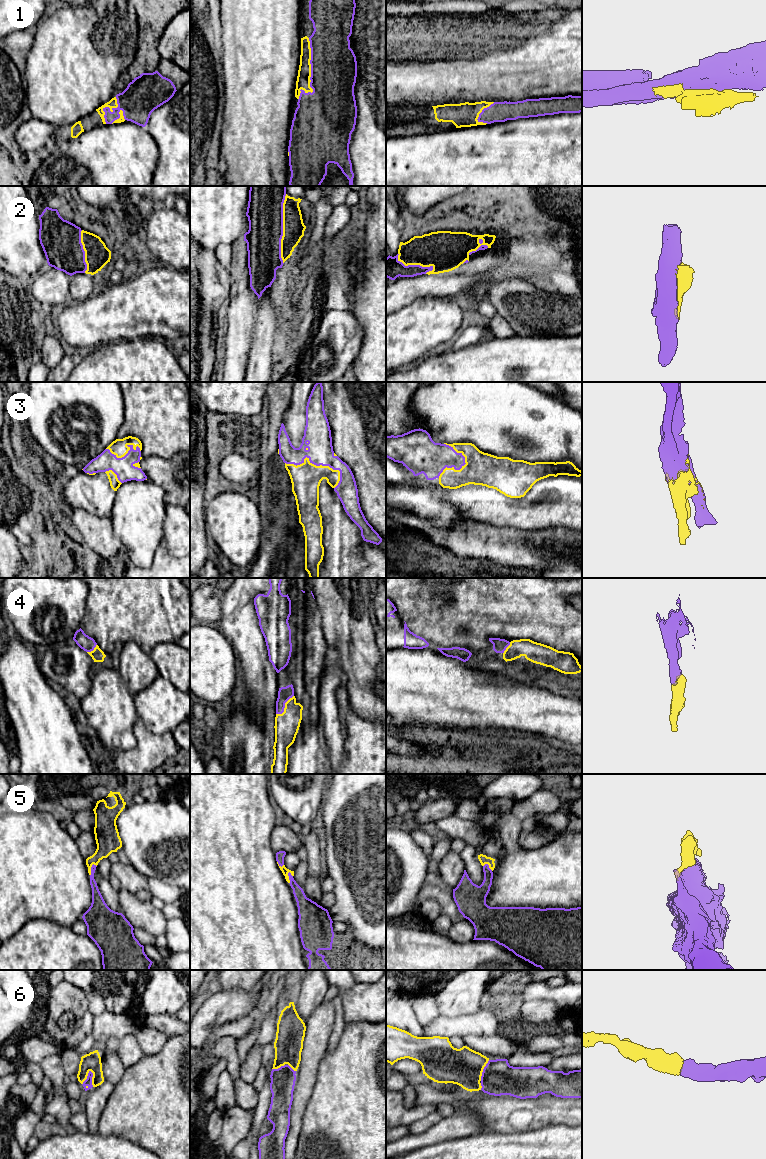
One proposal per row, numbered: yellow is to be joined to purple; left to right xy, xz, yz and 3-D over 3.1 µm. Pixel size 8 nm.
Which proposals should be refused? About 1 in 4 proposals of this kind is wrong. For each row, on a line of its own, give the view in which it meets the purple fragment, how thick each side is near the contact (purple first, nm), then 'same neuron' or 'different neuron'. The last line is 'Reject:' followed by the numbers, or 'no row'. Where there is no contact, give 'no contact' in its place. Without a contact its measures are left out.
1: contact in xz; calibres 360 and 110 nm; same neuron
2: contact in xz; calibres 280 and 180 nm; same neuron
3: contact in xz; calibres 200 and 240 nm; same neuron
4: contact in xz; calibres 110 and 200 nm; same neuron
5: contact in xz; calibres 120 and 60 nm; same neuron
6: contact in xy; calibres 60 and 140 nm; same neuron
Reject: no row

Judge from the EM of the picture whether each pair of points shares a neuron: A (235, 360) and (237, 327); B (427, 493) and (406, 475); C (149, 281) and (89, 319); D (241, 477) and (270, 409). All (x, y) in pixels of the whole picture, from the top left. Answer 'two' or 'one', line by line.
A: one
B: two
C: one
D: one

